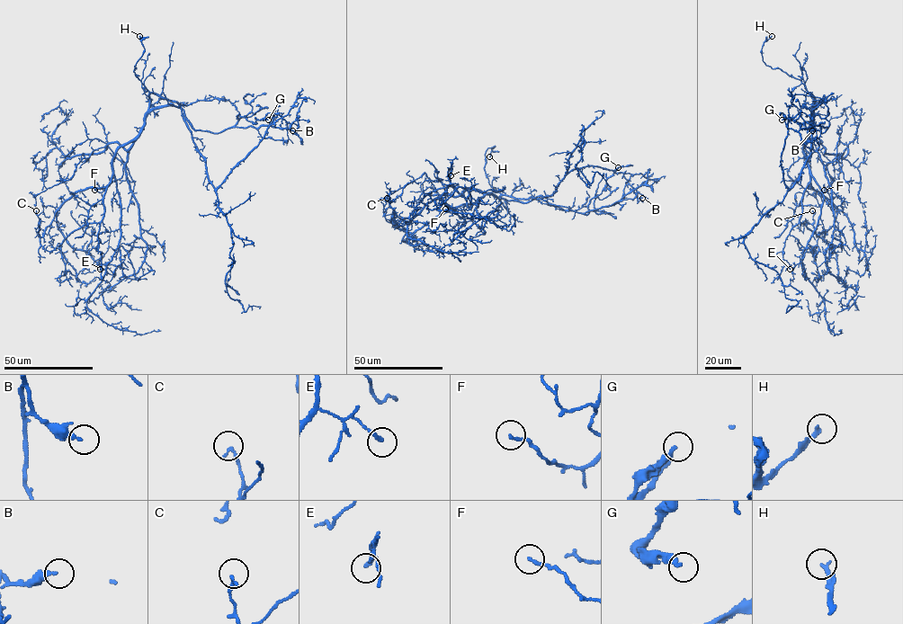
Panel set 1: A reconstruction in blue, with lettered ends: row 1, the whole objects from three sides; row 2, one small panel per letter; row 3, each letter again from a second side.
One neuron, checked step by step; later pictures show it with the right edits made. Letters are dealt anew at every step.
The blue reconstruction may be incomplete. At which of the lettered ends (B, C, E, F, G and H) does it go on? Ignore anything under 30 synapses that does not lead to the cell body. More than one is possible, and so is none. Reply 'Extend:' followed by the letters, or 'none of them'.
Extend: none of them

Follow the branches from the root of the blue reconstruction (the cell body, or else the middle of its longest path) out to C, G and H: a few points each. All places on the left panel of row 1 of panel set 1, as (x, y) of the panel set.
C: (150, 93), (146, 124), (116, 150), (111, 181), (104, 187), (75, 192), (56, 212), (41, 237), (36, 210)
G: (150, 93), (149, 109), (179, 107), (195, 129), (219, 133), (232, 128), (239, 114), (254, 123), (268, 120)
H: (150, 93), (134, 72), (136, 63), (144, 49), (139, 36)

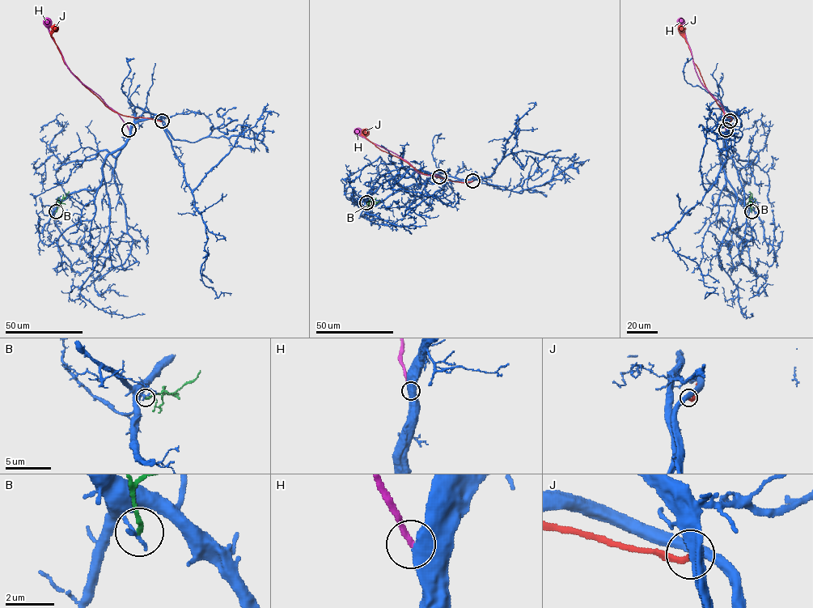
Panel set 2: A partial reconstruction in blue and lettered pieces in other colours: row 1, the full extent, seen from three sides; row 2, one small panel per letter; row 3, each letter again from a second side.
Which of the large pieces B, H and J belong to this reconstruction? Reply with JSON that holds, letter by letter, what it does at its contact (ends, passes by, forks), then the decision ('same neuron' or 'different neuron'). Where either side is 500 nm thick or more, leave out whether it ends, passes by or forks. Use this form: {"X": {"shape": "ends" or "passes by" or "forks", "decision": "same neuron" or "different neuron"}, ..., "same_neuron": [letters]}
{"B": {"shape": "ends", "decision": "different neuron"}, "H": {"decision": "same neuron"}, "J": {"shape": "ends", "decision": "different neuron"}, "same_neuron": ["H"]}

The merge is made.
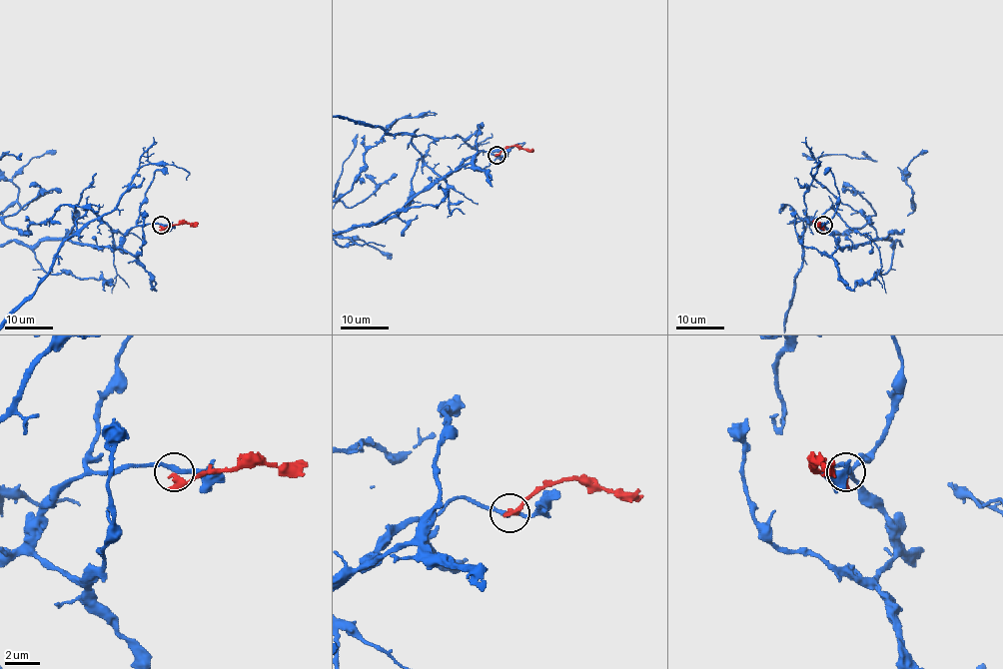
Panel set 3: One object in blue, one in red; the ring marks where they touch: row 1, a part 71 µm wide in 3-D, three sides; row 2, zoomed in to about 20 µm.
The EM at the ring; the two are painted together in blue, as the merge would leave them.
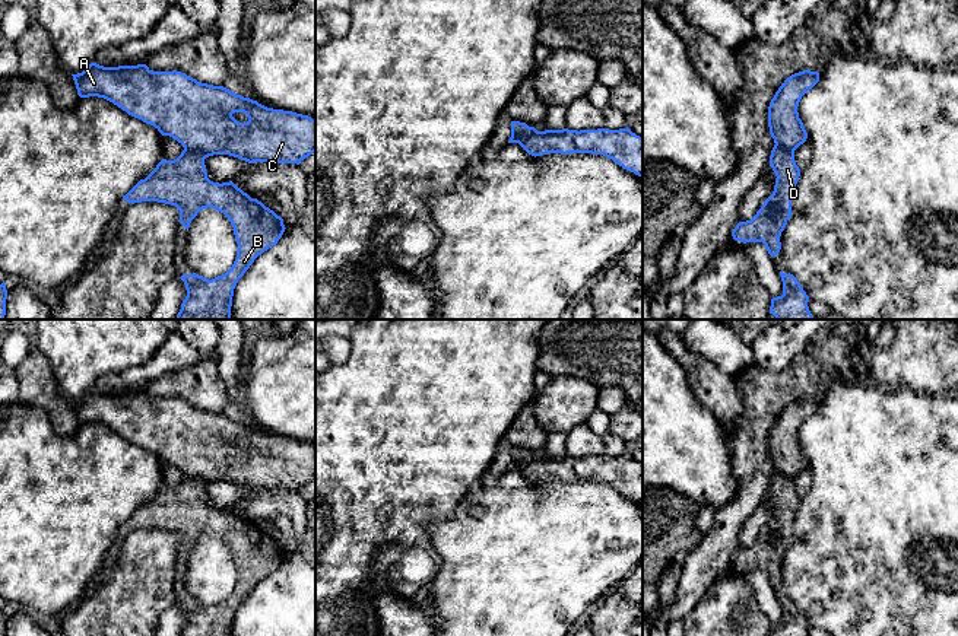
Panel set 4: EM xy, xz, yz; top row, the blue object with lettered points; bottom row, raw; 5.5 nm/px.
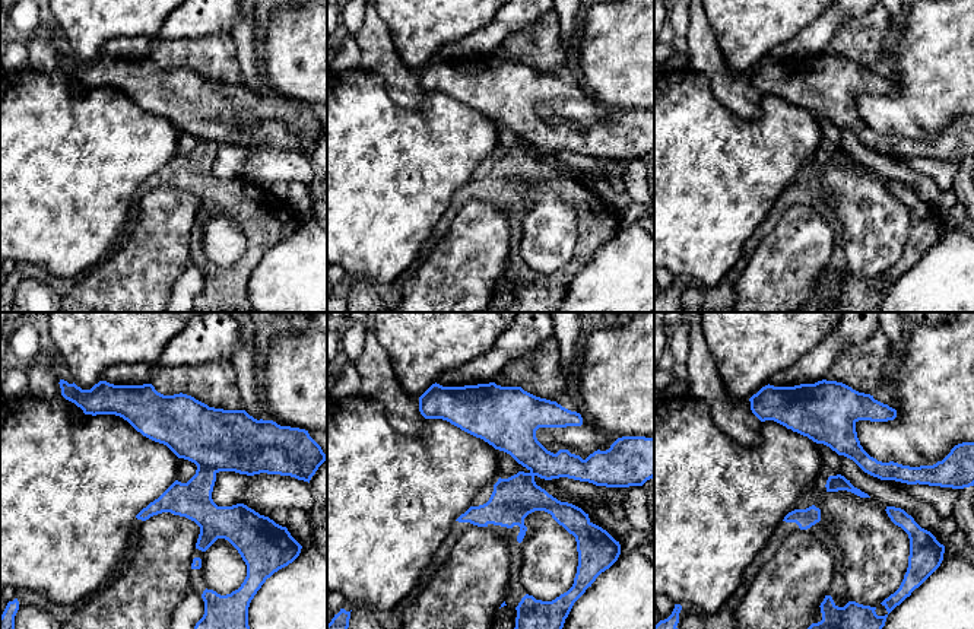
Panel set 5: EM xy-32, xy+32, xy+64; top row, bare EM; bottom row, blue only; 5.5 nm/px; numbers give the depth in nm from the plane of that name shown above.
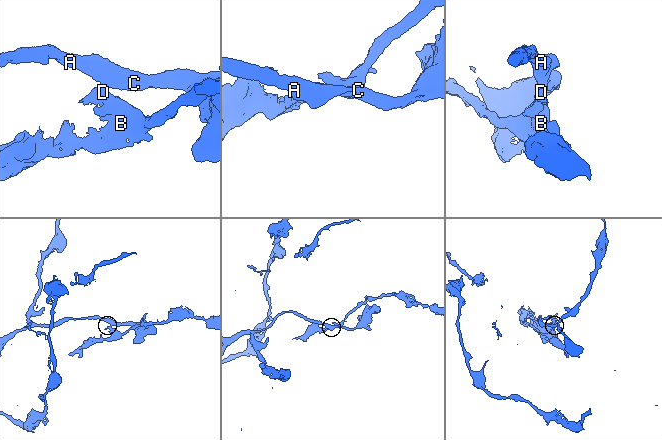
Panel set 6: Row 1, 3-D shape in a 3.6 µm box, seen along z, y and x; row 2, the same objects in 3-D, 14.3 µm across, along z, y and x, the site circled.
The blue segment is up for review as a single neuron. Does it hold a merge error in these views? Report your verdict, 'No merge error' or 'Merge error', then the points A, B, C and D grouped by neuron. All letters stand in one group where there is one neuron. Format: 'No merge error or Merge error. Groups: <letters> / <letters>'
Merge error. Groups: A C / B D

